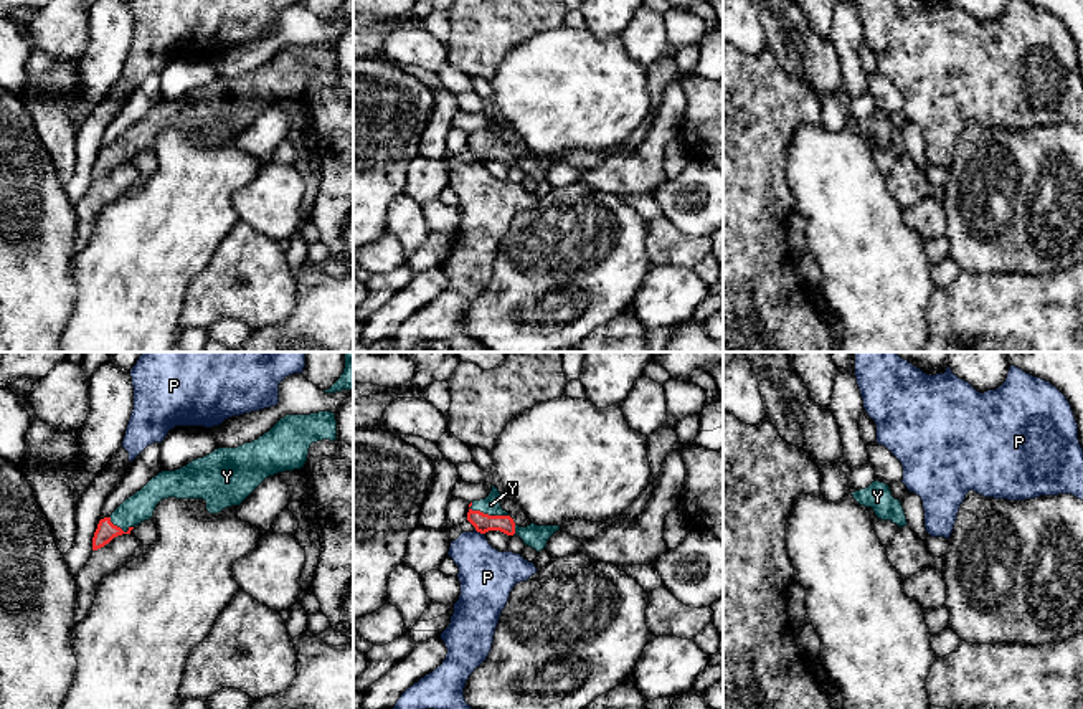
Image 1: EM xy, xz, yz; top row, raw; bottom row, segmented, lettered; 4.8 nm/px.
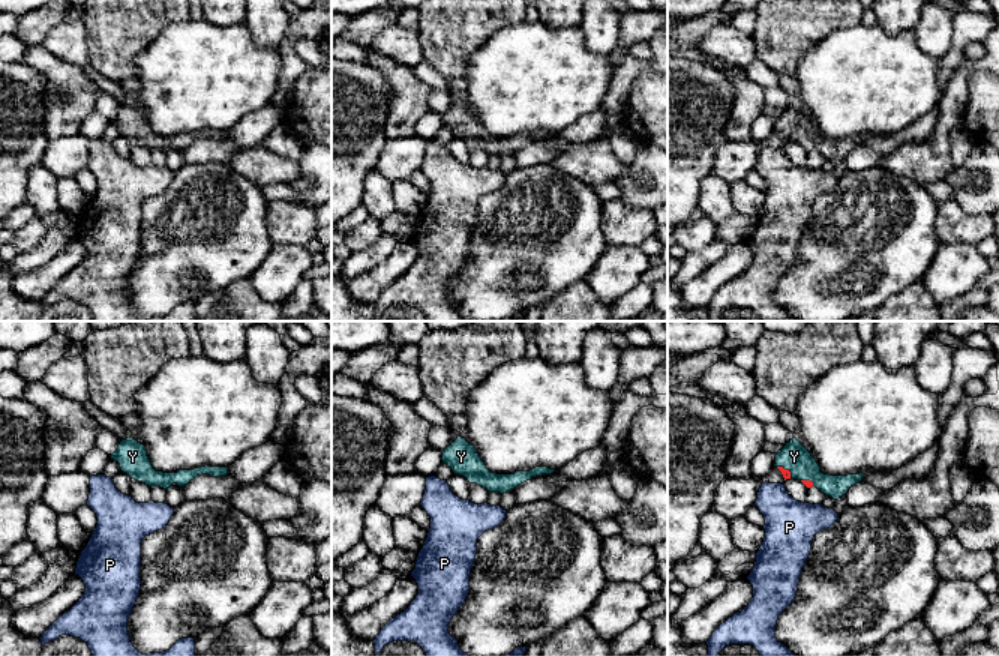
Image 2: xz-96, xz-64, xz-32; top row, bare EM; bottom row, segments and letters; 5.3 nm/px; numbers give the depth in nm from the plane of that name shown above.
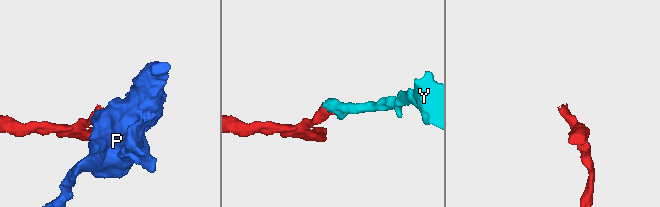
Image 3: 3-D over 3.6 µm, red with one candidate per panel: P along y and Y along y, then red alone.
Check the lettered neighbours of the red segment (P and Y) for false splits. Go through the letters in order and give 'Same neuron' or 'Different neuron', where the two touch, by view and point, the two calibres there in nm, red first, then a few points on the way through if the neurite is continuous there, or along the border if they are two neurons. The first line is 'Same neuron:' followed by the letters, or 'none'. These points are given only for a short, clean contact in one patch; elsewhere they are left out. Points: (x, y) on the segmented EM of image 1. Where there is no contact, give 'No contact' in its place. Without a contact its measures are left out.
Same neuron: Y
P: Different neuron. Touches red at xz (479, 531). Thickness 90 nm (red) against 260 nm. Boundary: xz (476, 529), (482, 534)
Y: Same neuron. Touches red at xz (487, 514). Thickness 90 nm (red) against 90 nm. Path across: xz (482, 523), (487, 514), (491, 504)

